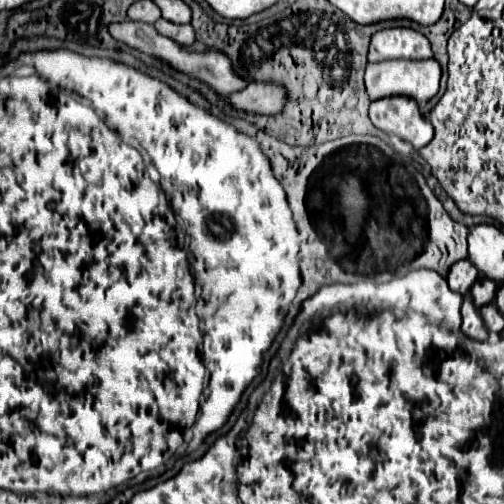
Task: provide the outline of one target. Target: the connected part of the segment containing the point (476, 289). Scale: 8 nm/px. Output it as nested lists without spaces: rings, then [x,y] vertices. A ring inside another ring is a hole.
[[[480,274],[478,282],[472,286],[472,298],[474,298],[474,304],[476,304],[478,308],[490,304],[490,302],[494,300],[496,290],[498,290],[498,282],[494,282],[494,280],[486,278],[484,274]]]

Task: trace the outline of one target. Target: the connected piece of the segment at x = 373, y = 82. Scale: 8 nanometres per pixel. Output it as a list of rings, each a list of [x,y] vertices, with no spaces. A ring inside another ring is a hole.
[[[390,60],[378,62],[378,66],[366,66],[366,92],[368,100],[382,100],[390,96],[406,96],[416,100],[418,104],[426,104],[436,92],[440,84],[440,66],[436,60],[428,62],[406,62],[406,60]]]

